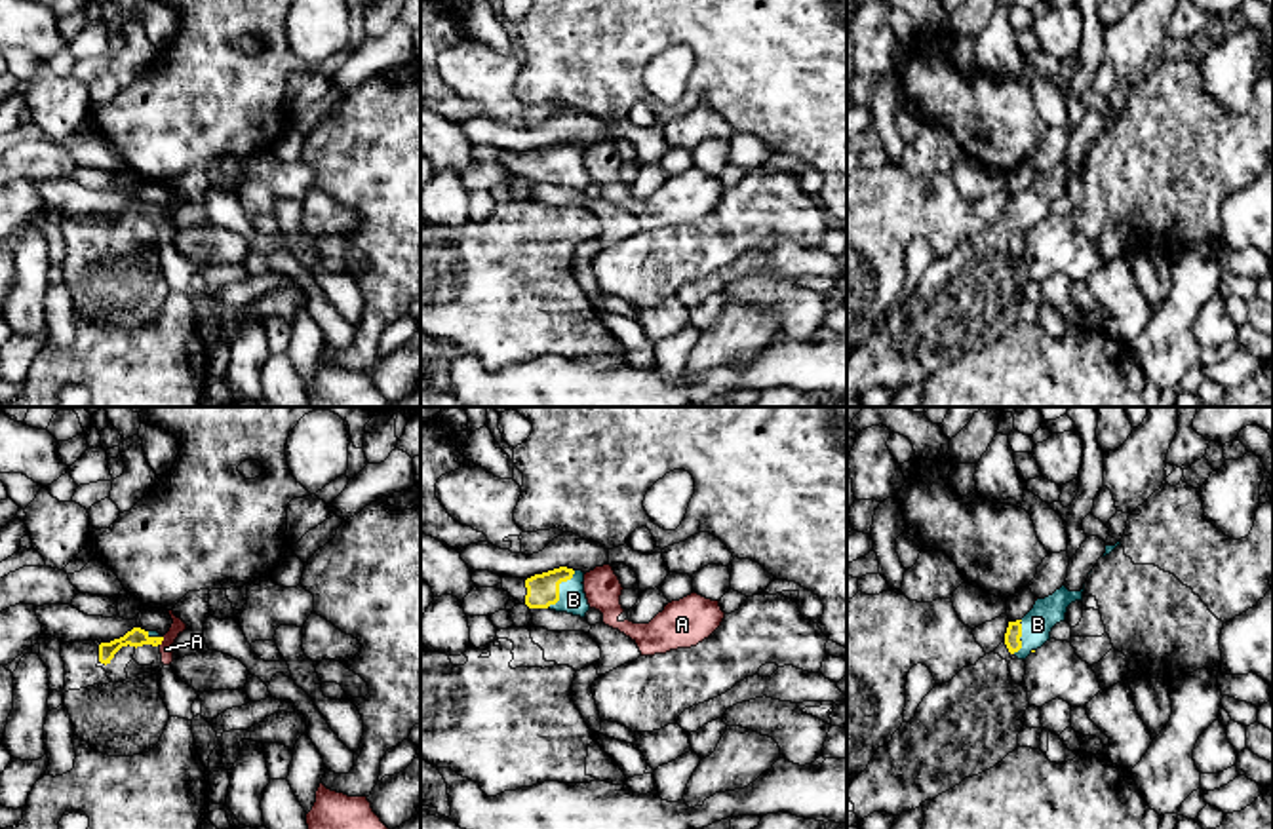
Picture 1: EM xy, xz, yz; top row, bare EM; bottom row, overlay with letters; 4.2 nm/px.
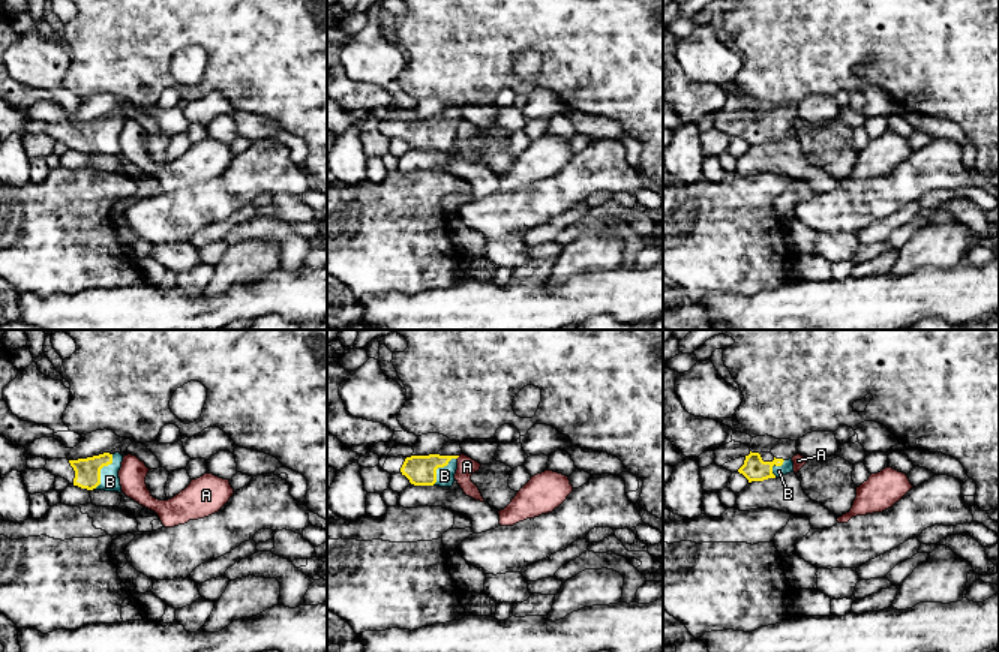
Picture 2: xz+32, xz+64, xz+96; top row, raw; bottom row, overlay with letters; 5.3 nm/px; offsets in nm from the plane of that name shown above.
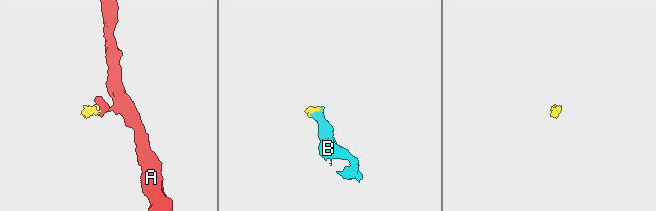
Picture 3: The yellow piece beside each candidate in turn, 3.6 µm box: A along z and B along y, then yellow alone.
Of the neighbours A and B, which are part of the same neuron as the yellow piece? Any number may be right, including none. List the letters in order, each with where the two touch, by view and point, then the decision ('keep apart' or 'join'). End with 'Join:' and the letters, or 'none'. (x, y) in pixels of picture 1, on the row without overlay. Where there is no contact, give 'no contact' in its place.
A: xy (162, 213) | keep apart
B: xz (558, 164) | join
Join: B

